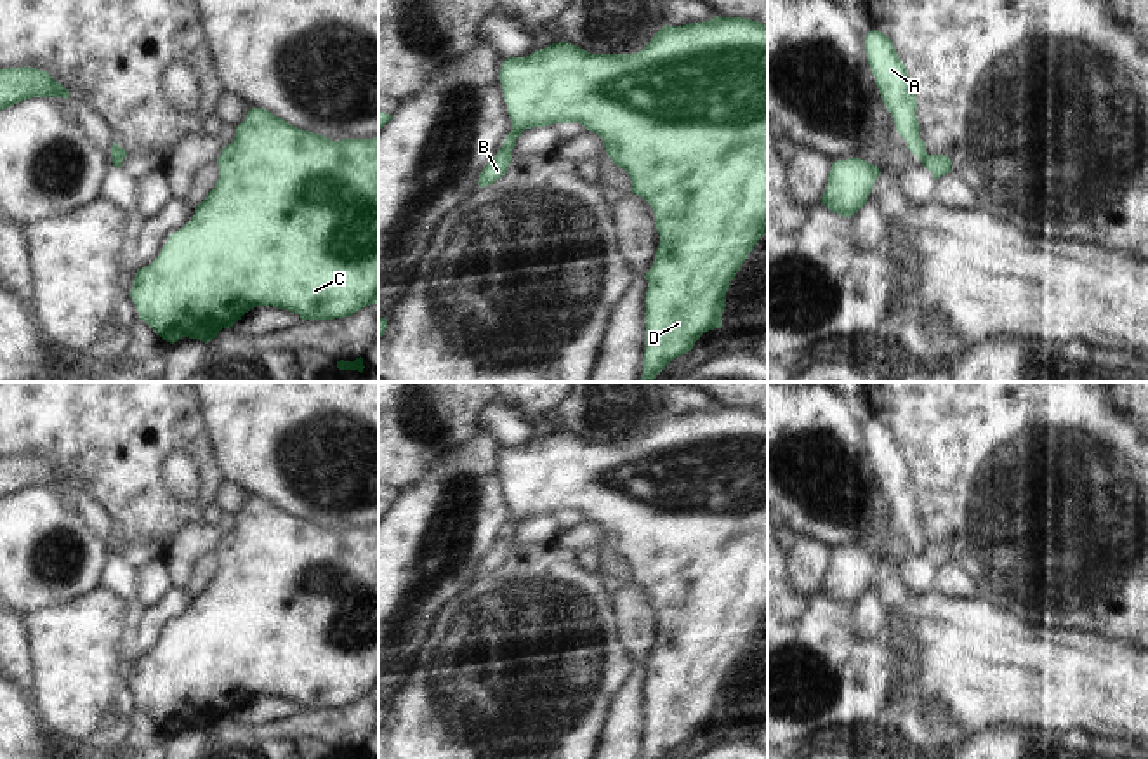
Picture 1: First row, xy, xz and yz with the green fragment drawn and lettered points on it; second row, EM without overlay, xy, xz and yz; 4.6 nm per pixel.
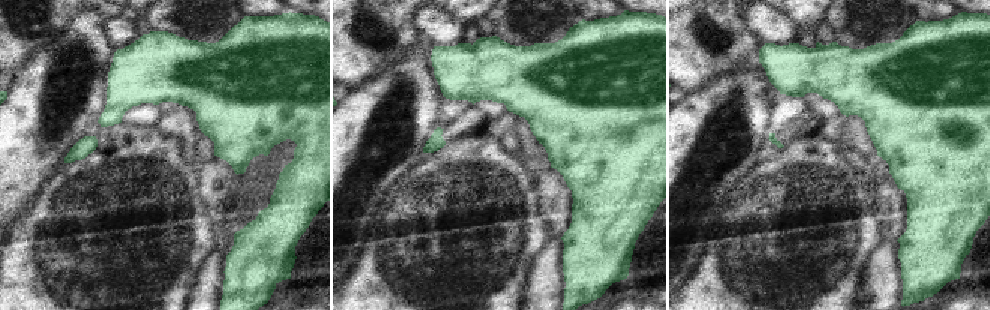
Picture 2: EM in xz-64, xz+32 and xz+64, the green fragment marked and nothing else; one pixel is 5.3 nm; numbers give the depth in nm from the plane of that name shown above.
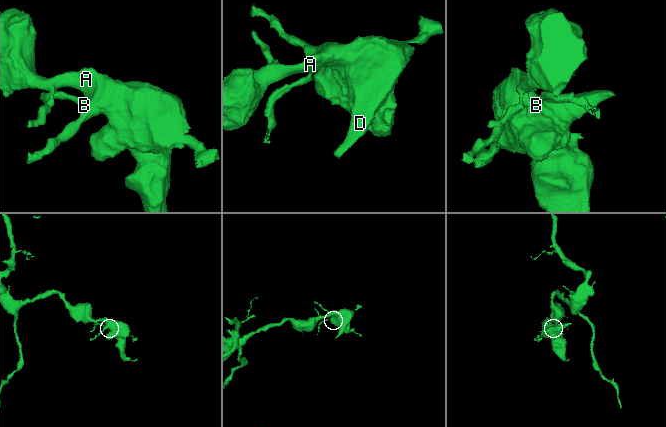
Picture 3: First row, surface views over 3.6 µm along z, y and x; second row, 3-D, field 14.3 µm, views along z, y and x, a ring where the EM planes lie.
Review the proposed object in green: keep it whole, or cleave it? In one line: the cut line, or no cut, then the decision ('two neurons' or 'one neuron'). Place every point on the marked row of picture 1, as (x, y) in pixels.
cut xz (502, 148), (509, 153); two neurons

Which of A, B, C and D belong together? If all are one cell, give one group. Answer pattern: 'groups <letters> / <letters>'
groups A C D / B

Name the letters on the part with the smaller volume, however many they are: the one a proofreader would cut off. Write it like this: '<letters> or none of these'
B.

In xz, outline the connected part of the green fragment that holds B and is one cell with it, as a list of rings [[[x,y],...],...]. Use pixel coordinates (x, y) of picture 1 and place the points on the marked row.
[[[500,149],[500,151],[488,162],[488,165],[481,170],[479,181],[478,181],[479,188],[490,186],[490,184],[493,184],[495,181],[498,181],[500,177],[504,177],[505,172],[507,172],[509,162],[511,162],[511,153]]]

